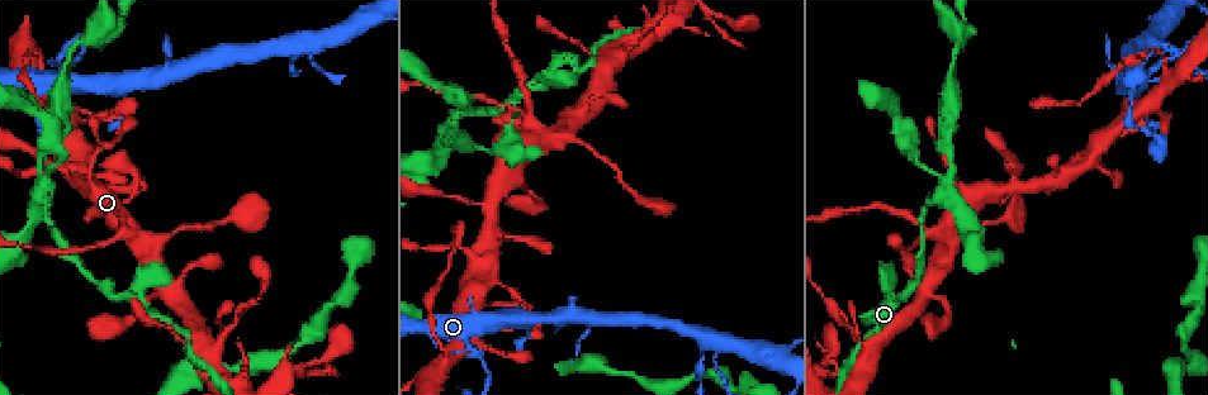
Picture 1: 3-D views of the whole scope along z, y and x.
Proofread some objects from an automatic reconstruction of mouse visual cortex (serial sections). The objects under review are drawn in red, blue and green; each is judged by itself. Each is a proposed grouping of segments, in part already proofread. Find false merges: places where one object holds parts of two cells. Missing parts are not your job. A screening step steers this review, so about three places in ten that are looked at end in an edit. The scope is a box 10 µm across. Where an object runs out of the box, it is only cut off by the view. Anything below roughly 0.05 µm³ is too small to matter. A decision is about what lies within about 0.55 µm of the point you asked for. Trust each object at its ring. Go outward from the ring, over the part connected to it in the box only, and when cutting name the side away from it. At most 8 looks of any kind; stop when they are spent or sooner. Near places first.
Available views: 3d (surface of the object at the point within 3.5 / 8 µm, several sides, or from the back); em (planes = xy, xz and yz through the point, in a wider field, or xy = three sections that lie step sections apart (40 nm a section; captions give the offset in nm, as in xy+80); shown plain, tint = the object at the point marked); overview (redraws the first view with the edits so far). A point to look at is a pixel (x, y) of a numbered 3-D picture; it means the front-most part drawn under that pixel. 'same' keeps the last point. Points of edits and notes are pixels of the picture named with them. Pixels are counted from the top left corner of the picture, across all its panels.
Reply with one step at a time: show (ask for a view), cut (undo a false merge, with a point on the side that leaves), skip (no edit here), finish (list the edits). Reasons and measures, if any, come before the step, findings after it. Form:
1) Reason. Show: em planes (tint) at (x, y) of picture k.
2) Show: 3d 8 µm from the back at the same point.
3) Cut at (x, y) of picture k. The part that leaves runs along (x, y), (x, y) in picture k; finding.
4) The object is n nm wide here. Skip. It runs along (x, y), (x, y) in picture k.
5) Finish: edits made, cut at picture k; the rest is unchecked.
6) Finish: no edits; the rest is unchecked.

Three arms meet. Show: 3d 3.5 µm at (527, 120) of picture 1.

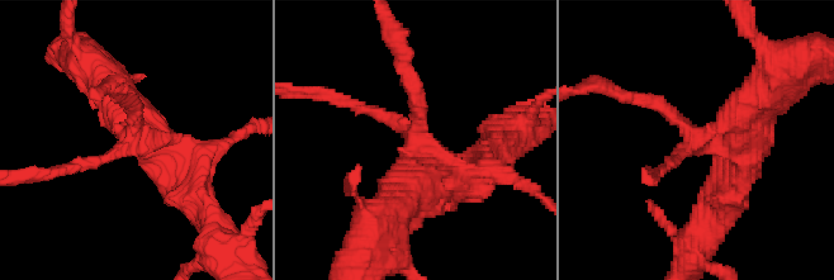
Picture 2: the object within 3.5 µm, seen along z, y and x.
Show: em xy step 5 (tint) at (694, 140) of picture 2.

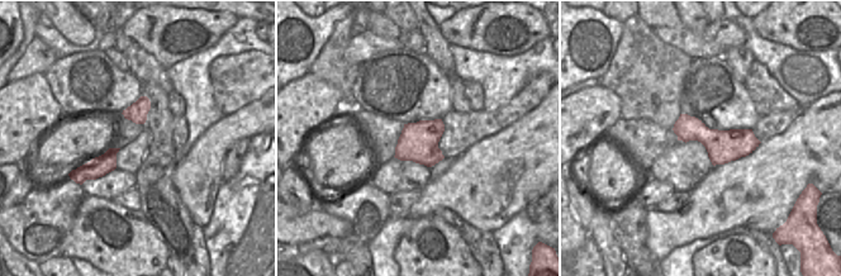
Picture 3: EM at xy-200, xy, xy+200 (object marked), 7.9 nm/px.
Skip. It runs along (417, 188), (429, 148), (342, 100) in picture 2; one cell here.

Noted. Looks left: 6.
Looks like a crossing. Show: 3d 3.5 µm at (42, 194) of picture 1.

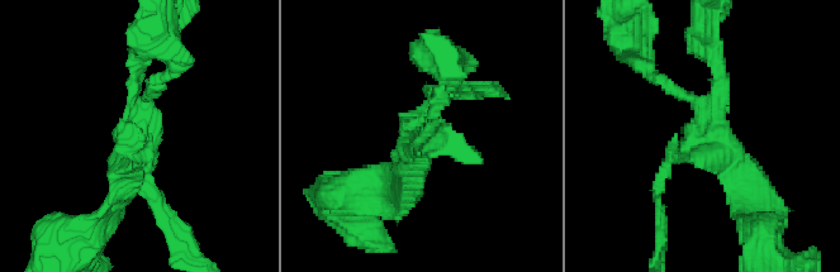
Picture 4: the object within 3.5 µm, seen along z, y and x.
4 arms meet here; the arms are 150, 150, 200, 350 nm wide; shape alone is not enough. Show: em xy step 1 (tint) at (137, 137) of picture 4.

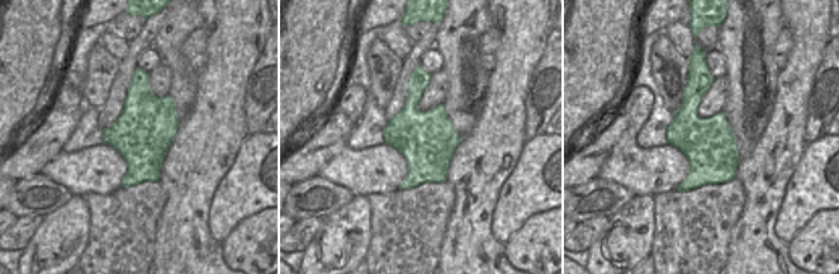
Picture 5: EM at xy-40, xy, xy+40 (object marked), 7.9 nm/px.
Show: em xy step 2 (tint) at the same point.

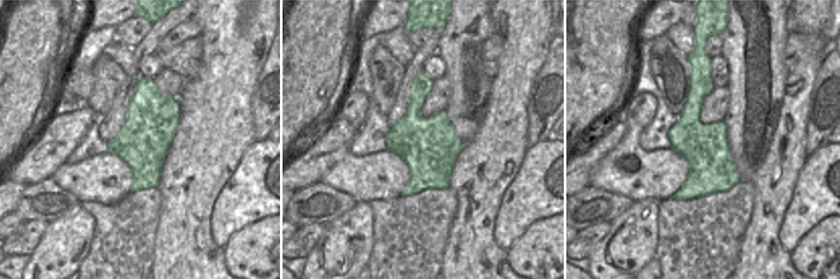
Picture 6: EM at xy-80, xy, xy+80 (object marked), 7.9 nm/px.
Skip. It runs along (702, 75), (696, 179), (678, 195) in picture 6; one cell here.

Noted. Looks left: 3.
Two arms in line, one across. Show: 3d 8 µm at (81, 192) of picture 1.

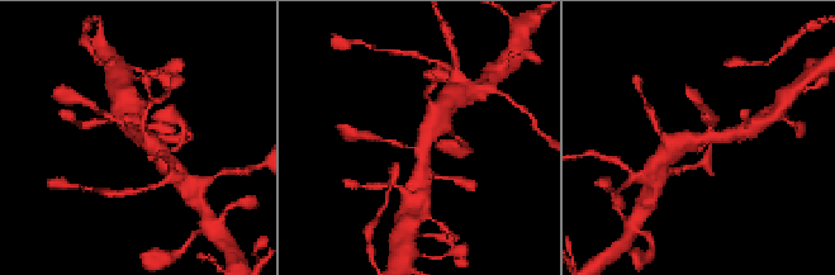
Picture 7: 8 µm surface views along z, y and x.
3 arms meet here; the arms are 150, 350, 500 nm wide. Show: em planes (tint) at the same point.

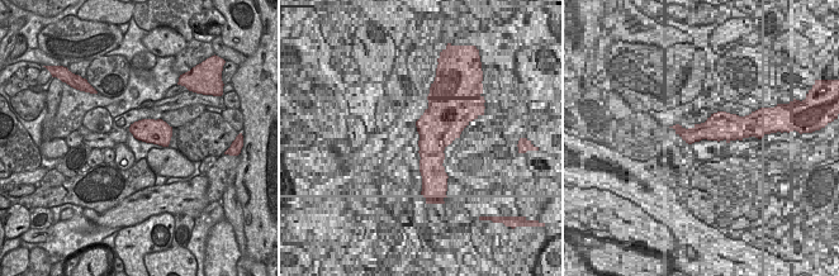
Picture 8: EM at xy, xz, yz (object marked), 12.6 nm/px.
Skip. It runs along (436, 115), (423, 146), (417, 184) in picture 7; one cell here.

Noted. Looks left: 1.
Finish: no edits; the rest is unchecked.

